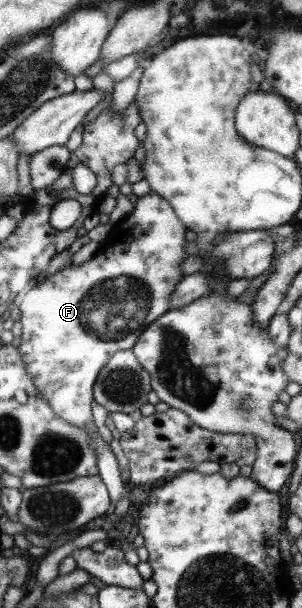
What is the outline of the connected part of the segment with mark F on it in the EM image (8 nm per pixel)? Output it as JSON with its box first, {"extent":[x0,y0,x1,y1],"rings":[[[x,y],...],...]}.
{"extent":[16,192,187,504],"rings":[[[155,192],[140,195],[136,198],[136,202],[132,206],[132,210],[122,220],[113,224],[108,236],[100,243],[99,250],[97,250],[96,254],[89,259],[89,261],[76,266],[71,265],[64,267],[62,270],[57,271],[56,274],[48,275],[42,283],[39,283],[39,285],[35,284],[33,289],[29,288],[29,291],[25,293],[25,297],[23,297],[23,301],[21,301],[21,305],[19,305],[18,308],[21,309],[20,322],[22,328],[20,342],[16,348],[19,350],[20,356],[22,357],[26,374],[30,377],[30,380],[33,382],[33,385],[36,387],[39,395],[50,404],[53,413],[57,417],[65,420],[71,426],[83,428],[88,433],[89,446],[93,446],[95,457],[97,457],[97,476],[105,485],[110,502],[114,504],[119,498],[122,498],[122,496],[126,494],[125,487],[127,485],[122,483],[117,460],[115,459],[111,449],[109,449],[108,445],[103,442],[101,436],[97,433],[97,429],[93,423],[93,418],[91,417],[93,384],[95,383],[99,370],[107,363],[107,361],[109,361],[109,358],[117,349],[130,350],[131,347],[133,347],[133,344],[137,341],[138,335],[141,335],[141,332],[145,331],[145,328],[154,319],[157,319],[160,315],[163,315],[170,309],[170,295],[173,293],[177,283],[179,283],[180,279],[184,276],[179,264],[187,258],[187,253],[185,253],[185,231],[186,227],[177,219],[173,208],[160,195],[157,195]]]}

